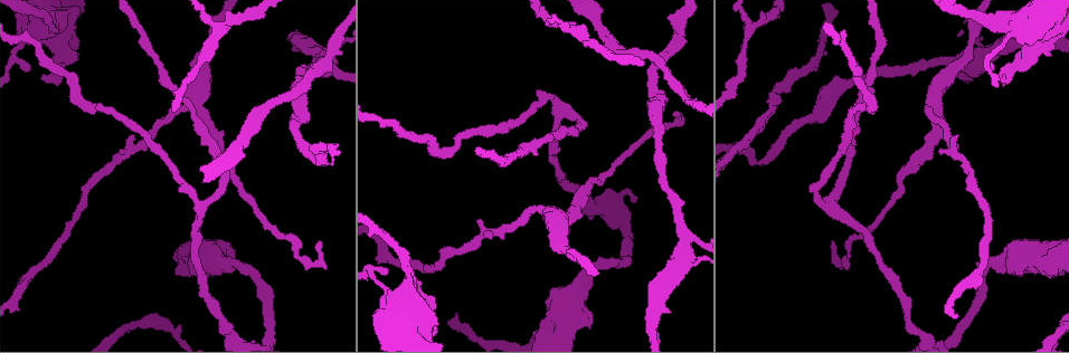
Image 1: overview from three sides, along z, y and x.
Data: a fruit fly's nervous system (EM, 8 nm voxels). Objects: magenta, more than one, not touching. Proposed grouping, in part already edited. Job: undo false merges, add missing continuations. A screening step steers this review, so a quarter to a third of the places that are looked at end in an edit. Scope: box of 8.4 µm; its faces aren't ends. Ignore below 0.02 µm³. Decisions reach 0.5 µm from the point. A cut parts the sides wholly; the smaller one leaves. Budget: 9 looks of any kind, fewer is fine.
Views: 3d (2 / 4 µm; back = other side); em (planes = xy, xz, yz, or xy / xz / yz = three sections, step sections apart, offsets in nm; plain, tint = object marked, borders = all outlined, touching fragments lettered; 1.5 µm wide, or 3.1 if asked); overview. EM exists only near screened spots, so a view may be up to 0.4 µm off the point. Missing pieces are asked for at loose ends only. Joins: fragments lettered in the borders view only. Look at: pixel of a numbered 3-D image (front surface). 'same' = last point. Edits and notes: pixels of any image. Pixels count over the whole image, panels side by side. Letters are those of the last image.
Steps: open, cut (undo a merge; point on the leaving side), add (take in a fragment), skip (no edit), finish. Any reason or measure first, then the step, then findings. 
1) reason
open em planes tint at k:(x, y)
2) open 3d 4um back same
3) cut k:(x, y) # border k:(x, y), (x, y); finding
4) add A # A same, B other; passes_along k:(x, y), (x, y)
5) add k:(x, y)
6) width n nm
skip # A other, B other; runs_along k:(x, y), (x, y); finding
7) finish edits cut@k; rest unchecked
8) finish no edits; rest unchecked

abrupt turn
open 3d 2um at 1:(752, 160)

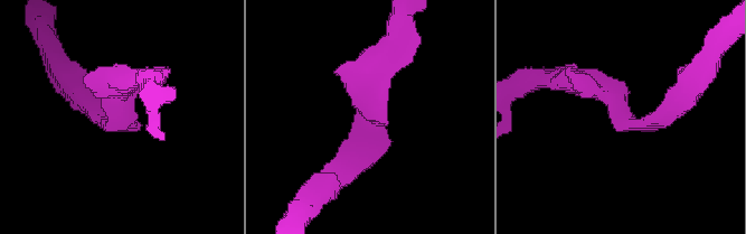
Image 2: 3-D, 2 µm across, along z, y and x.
open em xy step 8 tint at 2:(115, 122)

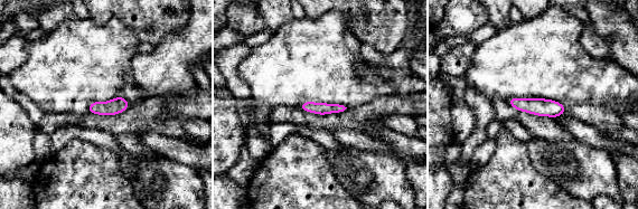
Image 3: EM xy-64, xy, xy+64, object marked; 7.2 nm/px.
another direction
open em planes borders same

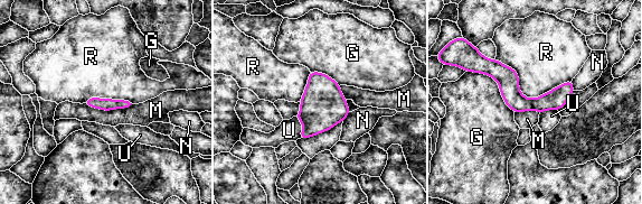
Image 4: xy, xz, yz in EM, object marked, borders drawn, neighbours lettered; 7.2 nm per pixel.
width 90 nm
skip # G other, M other, N other, R other, U other; border 4:(494, 58), (529, 98), (572, 80); one neuron here

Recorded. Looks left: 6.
branch point
open em planes plain at 1:(751, 29)

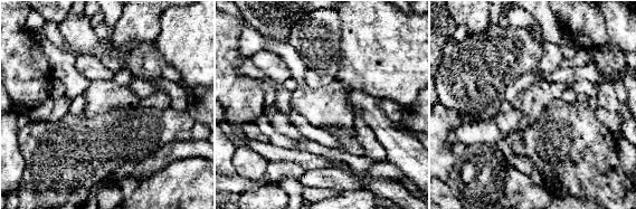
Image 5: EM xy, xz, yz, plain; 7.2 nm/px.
open em planes borders same

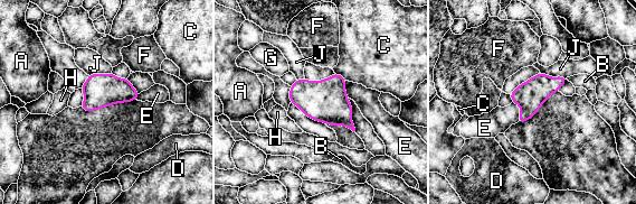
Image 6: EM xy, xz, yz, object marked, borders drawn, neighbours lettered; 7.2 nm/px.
skip # A other, B other, C other, D other, E other, F other, G other, H other, J other; border 6:(512, 101), (520, 108), (516, 121); continuous, no second neuron

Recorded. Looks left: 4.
four-way junction
open em xz step 4 borders at 1:(680, 255)

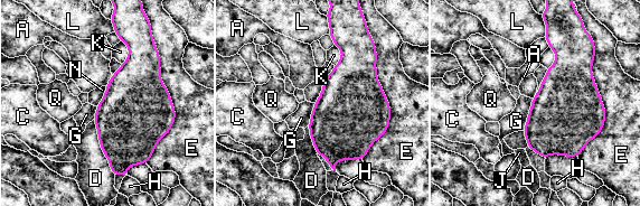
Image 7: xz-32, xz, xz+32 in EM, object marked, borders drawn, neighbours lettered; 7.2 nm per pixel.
longest_contact E 950 nm
skip # A other, C other, D other, E other, G other, H other, J other, K other, L other, N other, Q other; continuous, no second neuron

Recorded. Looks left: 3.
calibre changes
open 3d 4um at 1:(989, 24)

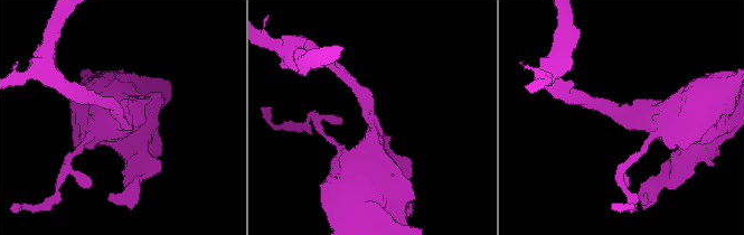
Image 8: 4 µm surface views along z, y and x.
arm_widths 200, 650 nm
open em planes borders at 8:(122, 121)

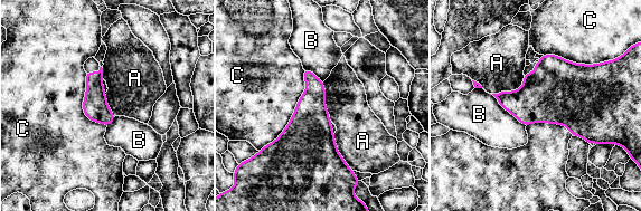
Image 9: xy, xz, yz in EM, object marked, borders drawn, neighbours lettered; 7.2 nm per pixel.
skip # A other, B other, C other; border 9:(524, 75), (520, 87), (492, 94); continuous, no second neuron

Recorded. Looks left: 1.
finish no edits; rest unchecked

